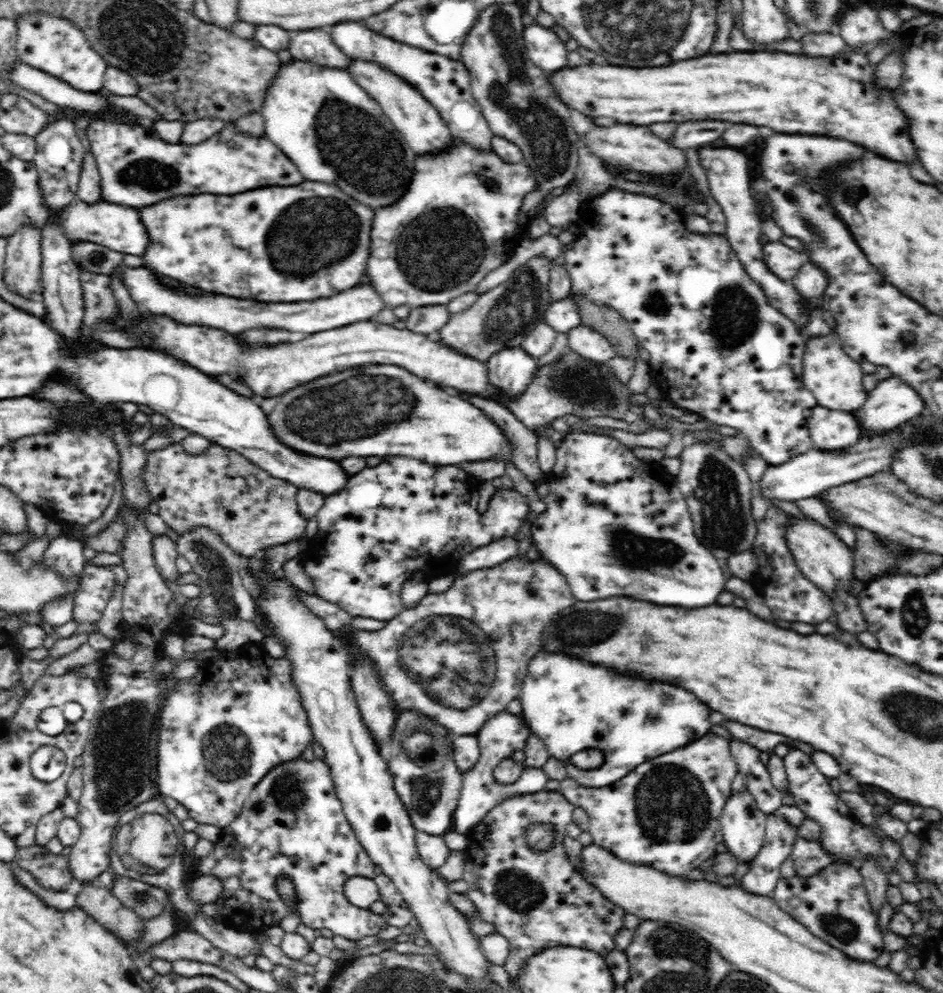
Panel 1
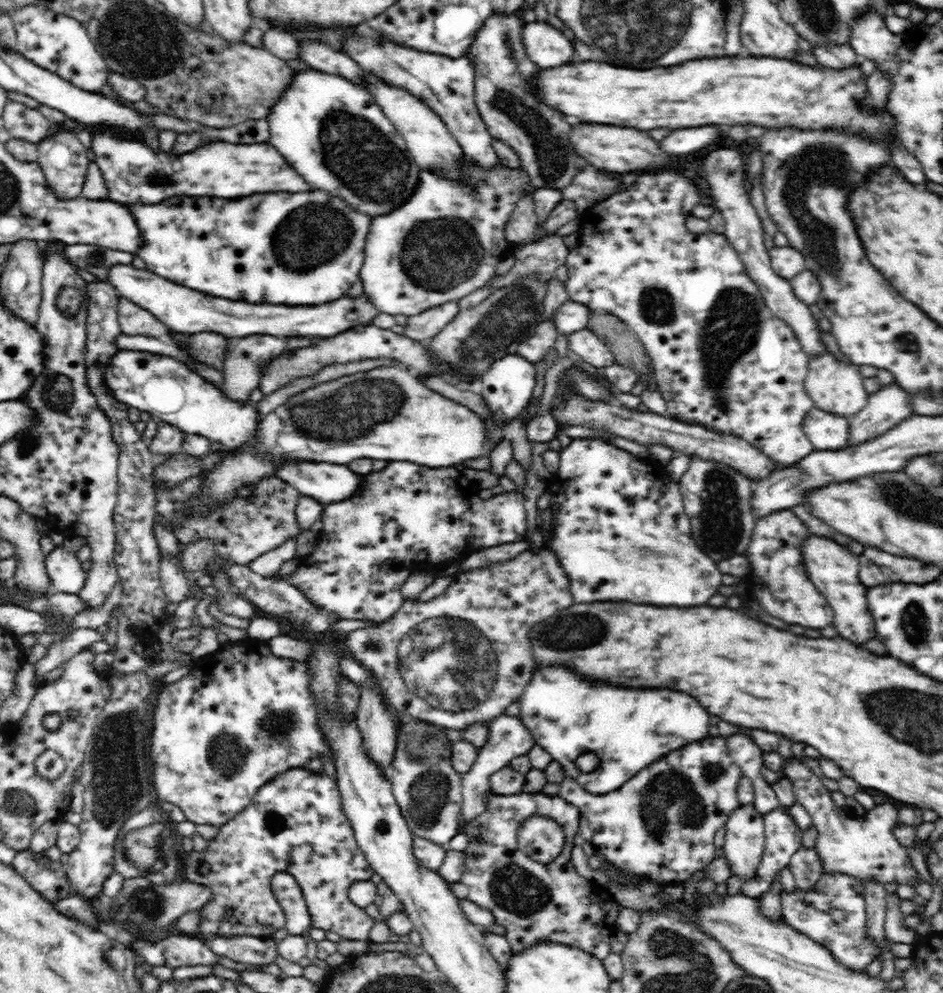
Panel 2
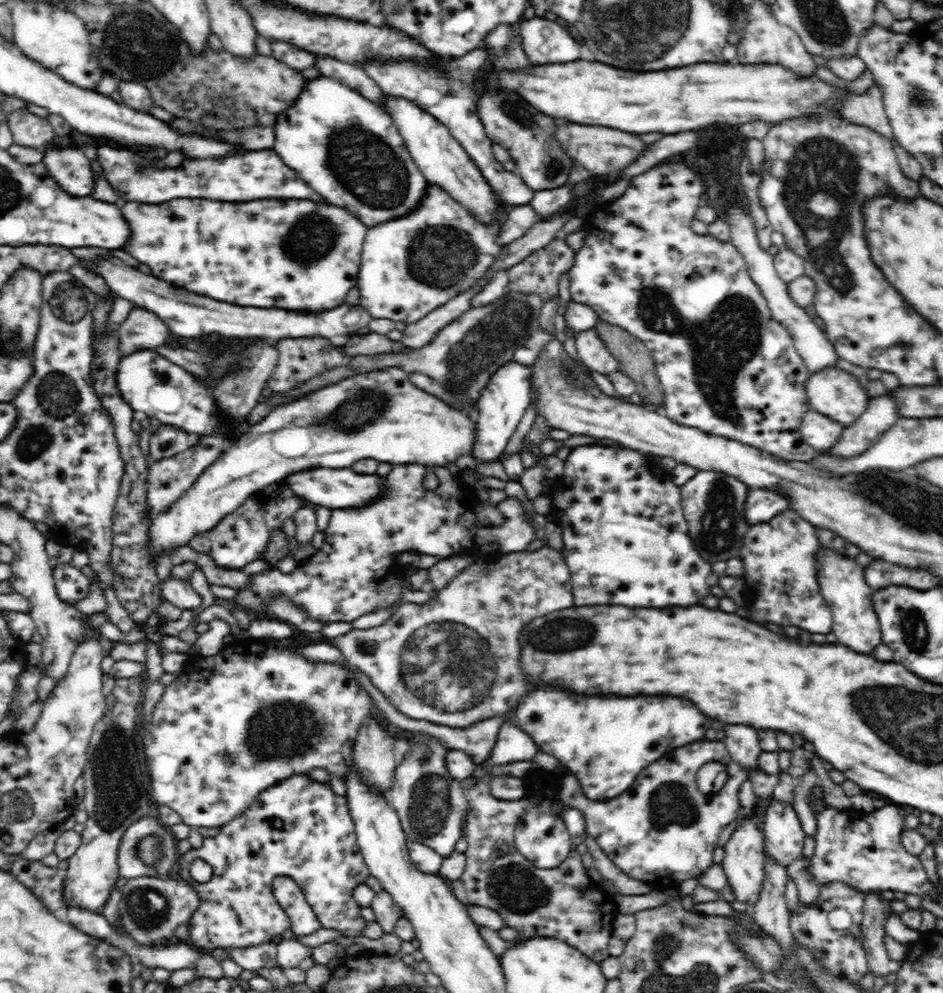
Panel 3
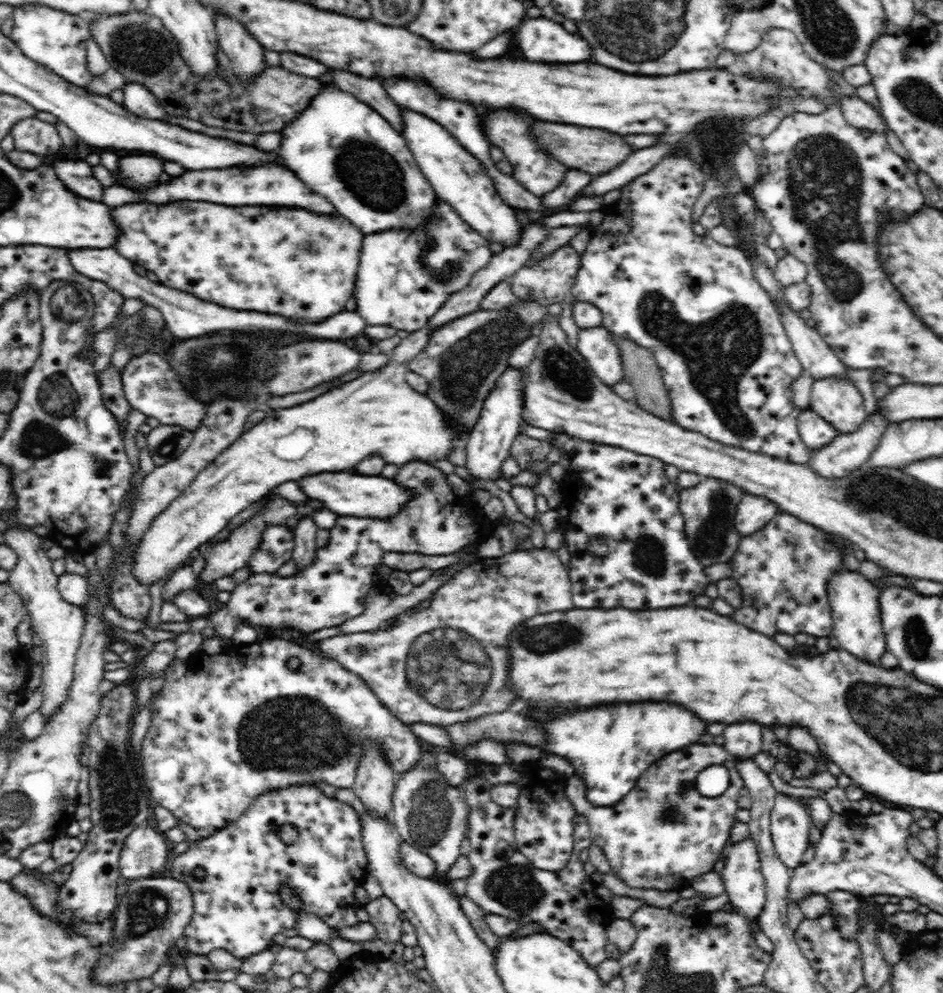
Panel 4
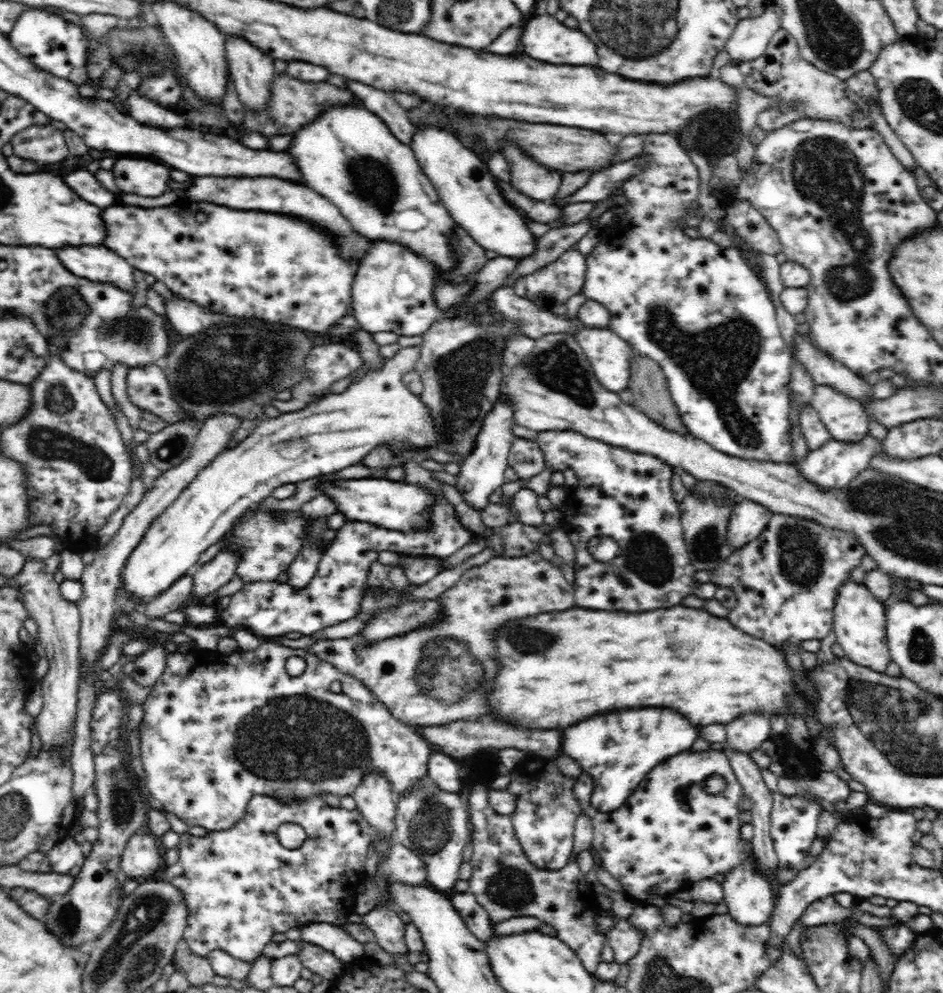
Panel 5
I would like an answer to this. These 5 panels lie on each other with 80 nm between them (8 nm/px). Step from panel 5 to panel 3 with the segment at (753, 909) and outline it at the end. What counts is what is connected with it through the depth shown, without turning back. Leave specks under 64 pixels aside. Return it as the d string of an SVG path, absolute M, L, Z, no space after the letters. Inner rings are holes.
M750 814L746 820L738 821L740 824L723 847L725 856L722 864L726 879L728 879L728 885L734 890L734 899L740 903L756 905L756 902L760 899L765 878L765 834L762 833L762 828L758 828L755 824L754 814Z

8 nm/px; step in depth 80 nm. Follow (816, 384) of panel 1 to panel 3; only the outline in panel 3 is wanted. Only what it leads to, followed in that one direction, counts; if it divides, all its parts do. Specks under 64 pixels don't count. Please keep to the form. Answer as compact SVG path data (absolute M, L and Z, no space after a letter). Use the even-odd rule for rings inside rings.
M836 366L812 374L805 383L805 390L810 409L828 416L832 421L836 421L844 427L850 427L859 416L862 416L862 412L866 412L870 400L866 390L859 384L859 380Z

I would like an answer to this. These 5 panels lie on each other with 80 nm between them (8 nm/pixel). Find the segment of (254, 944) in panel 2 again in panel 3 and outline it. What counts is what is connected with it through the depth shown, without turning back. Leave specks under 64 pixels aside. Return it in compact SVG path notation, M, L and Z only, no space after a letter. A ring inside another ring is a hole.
M264 942L258 946L246 946L246 948L222 948L230 953L238 966L252 974L263 972L277 966L277 944Z

